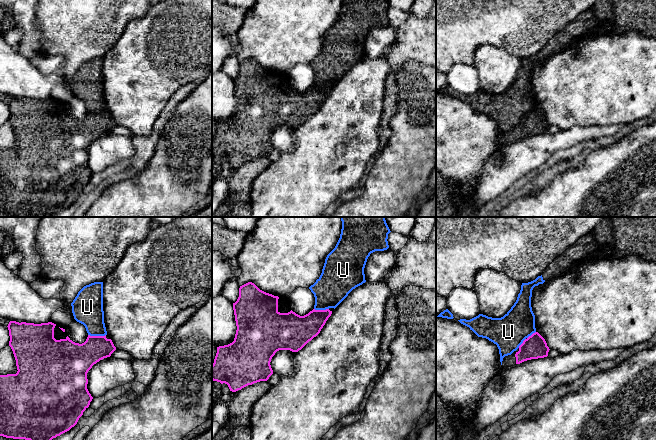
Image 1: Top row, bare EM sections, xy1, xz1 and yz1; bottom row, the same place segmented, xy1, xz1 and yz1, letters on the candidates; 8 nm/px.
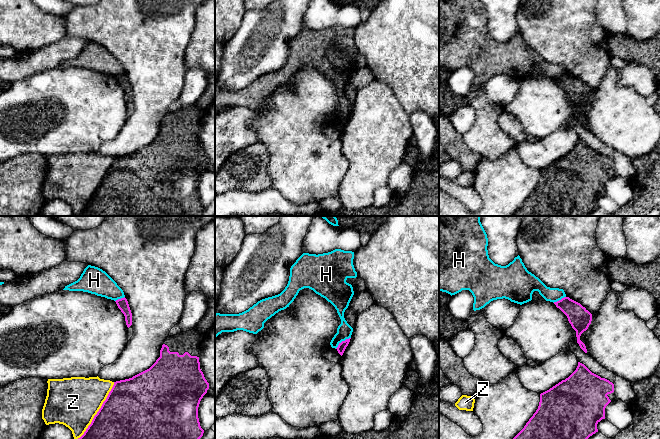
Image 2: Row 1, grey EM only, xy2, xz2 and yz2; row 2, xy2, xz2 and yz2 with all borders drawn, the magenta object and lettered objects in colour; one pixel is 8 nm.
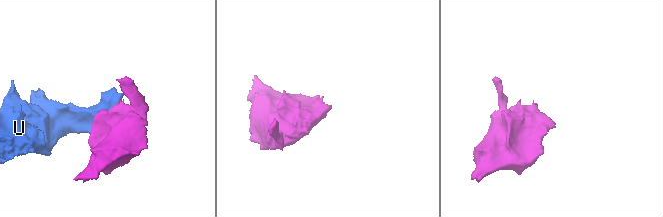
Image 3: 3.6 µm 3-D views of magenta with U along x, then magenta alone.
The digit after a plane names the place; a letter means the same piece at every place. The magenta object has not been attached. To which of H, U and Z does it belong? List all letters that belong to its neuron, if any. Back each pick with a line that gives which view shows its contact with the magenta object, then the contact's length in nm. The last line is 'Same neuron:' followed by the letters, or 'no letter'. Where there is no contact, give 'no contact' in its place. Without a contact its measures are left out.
U: contact in xy1; length 140 nm
Same neuron: U

